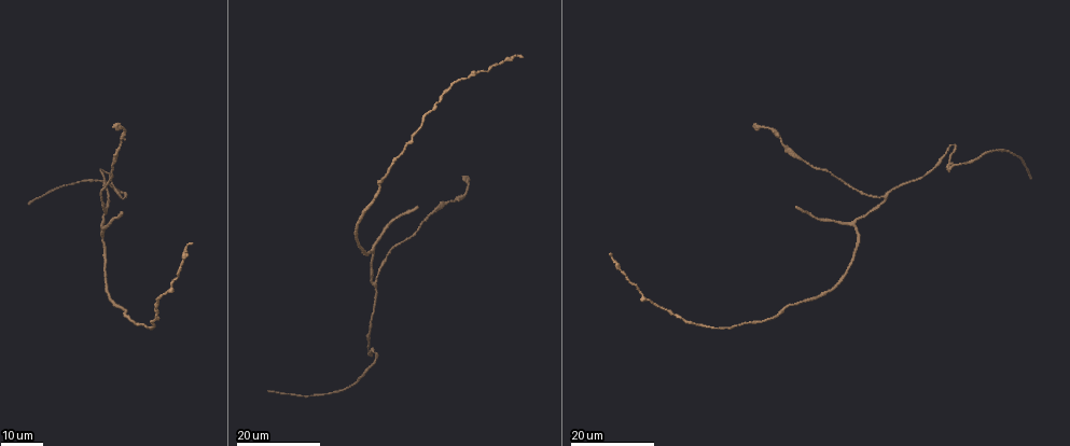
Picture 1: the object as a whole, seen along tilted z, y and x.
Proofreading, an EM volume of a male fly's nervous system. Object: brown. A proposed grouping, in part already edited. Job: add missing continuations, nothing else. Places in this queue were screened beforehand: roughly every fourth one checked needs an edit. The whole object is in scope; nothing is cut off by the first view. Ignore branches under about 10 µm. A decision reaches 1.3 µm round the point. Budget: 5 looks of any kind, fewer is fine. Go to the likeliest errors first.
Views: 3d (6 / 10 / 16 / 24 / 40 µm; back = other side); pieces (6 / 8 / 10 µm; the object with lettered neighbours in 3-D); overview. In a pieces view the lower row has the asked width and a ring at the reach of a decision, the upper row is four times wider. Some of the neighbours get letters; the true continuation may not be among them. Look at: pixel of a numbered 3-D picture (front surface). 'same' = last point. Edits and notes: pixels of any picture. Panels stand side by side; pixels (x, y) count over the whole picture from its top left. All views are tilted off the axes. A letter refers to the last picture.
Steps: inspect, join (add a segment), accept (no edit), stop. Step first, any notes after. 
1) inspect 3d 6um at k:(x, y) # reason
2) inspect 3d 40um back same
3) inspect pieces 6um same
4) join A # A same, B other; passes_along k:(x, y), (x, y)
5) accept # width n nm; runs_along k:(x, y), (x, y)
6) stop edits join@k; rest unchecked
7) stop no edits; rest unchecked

inspect 3d 16um at 1:(794, 208) # end of a long branch

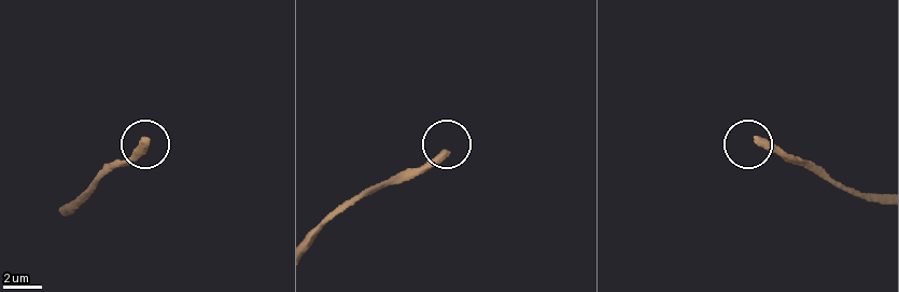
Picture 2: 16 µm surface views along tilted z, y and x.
inspect pieces 8um at 2:(445, 152) # what lies round it

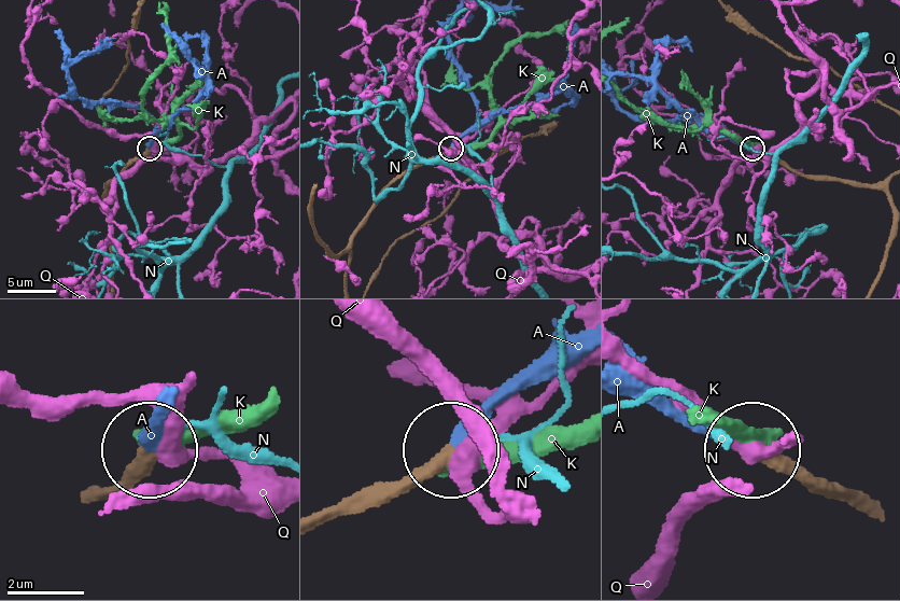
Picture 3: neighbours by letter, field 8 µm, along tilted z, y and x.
join A # A same, K other, N other, Q other; the neuron continues

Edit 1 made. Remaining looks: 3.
inspect overview # redraw

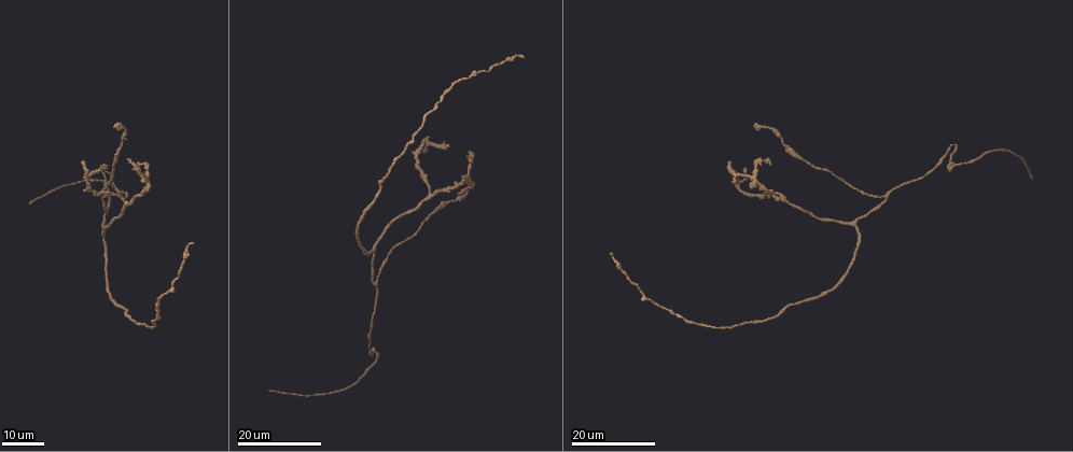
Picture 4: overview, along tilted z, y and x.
inspect 3d 24um at 4:(270, 392)

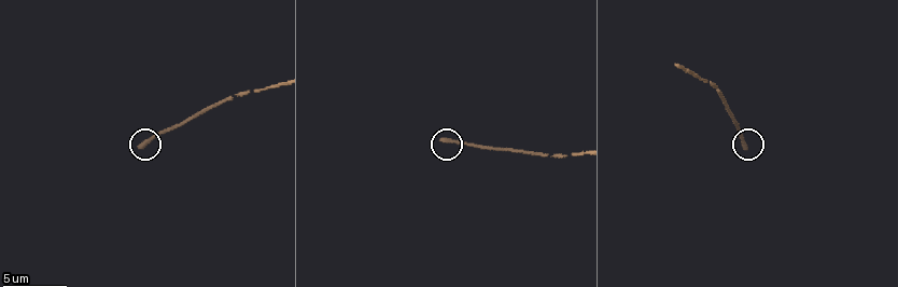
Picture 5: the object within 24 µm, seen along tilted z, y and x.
inspect pieces 10um at 5:(745, 145) # see the neighbours

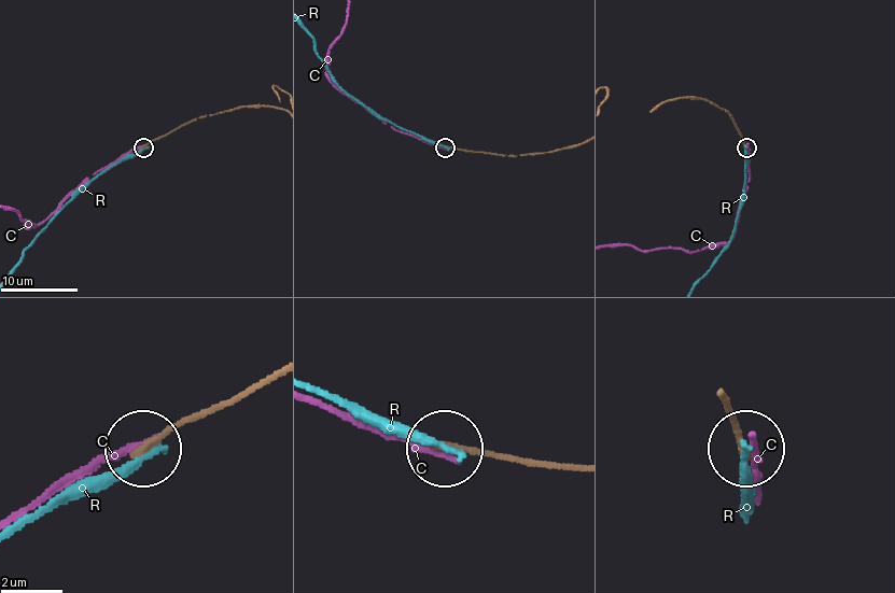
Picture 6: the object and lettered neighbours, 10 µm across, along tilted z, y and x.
accept # C other, R other; runs_along 6:(573, 468), (444, 447); none of them fits

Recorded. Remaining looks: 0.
stop edits join@3; rest unchecked

